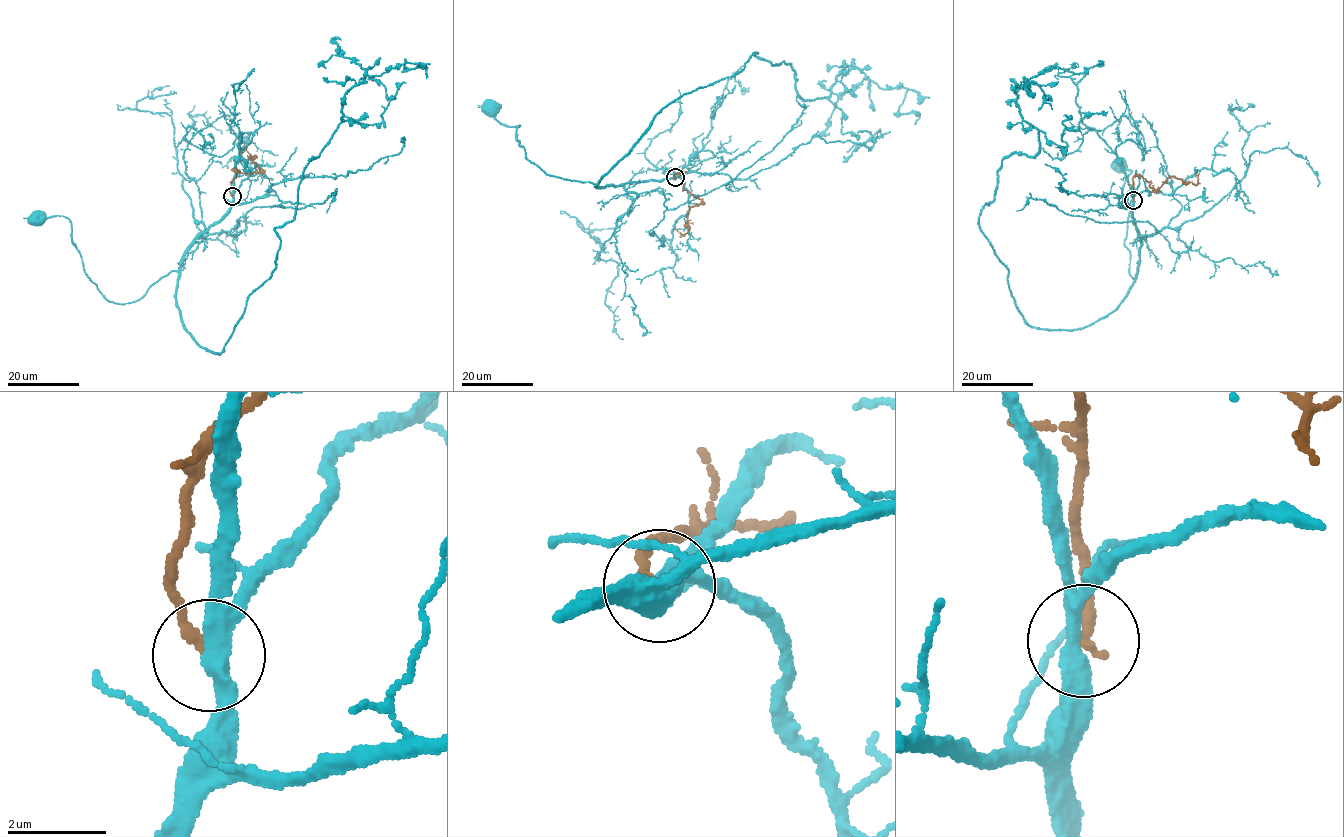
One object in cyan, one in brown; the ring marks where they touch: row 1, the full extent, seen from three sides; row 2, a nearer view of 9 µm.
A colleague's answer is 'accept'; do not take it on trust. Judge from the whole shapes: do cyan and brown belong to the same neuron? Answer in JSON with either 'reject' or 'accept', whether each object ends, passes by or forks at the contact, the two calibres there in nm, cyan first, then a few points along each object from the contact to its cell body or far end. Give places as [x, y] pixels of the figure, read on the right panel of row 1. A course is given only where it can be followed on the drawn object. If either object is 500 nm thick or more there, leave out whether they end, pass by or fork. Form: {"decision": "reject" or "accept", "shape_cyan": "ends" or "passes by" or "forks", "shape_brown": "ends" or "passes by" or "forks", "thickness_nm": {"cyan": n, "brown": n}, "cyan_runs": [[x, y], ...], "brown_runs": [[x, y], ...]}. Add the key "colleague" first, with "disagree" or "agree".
{"colleague": "disagree", "decision": "reject", "shape_cyan": "passes by", "shape_brown": "ends", "thickness_nm": {"cyan": 320, "brown": 240}, "cyan_runs": [[1132, 200], [1141, 245], [1133, 279], [1124, 244], [1130, 208], [1122, 194], [1132, 170], [1120, 167]], "brown_runs": [[1133, 200], [1132, 179], [1138, 175], [1154, 191], [1170, 176], [1195, 184], [1197, 176]]}

